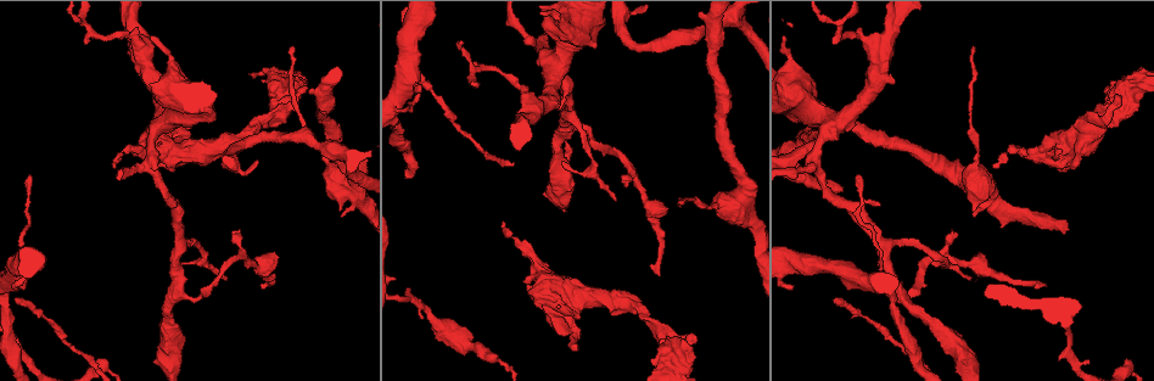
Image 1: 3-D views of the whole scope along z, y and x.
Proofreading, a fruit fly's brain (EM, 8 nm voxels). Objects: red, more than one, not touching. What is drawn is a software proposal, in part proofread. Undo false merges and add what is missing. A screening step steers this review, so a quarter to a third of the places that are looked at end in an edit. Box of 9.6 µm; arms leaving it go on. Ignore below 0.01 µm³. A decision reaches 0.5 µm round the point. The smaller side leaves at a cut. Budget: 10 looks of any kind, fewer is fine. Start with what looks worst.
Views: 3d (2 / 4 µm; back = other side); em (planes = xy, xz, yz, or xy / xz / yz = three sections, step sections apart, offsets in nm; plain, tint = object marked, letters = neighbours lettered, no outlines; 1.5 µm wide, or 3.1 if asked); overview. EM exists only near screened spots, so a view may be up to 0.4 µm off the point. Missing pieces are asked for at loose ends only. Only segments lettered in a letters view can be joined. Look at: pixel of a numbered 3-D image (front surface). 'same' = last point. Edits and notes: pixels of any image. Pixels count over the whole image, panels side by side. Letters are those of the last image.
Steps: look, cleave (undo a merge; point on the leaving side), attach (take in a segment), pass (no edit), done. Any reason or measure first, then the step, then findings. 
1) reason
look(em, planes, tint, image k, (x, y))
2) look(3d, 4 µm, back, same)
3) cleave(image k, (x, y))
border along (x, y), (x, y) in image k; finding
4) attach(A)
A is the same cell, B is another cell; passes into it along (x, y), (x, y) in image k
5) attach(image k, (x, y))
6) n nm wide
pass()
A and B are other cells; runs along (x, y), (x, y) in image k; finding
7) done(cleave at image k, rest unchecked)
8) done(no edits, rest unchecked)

thin end
look(em, planes, tint, image 1, (266, 285))

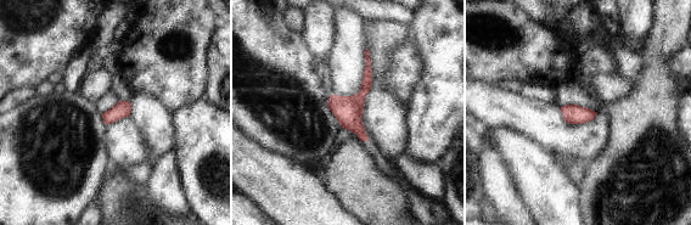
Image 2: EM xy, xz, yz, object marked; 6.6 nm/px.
see the neighbours
look(em, planes, letters, same)

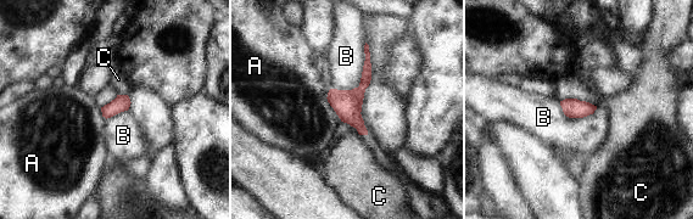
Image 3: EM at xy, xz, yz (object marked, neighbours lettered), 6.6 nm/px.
pass()
A, B and C are other cells; no lettered segment goes on from it

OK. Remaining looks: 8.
an open end
look(3d, 2 µm, image 1, (502, 224))

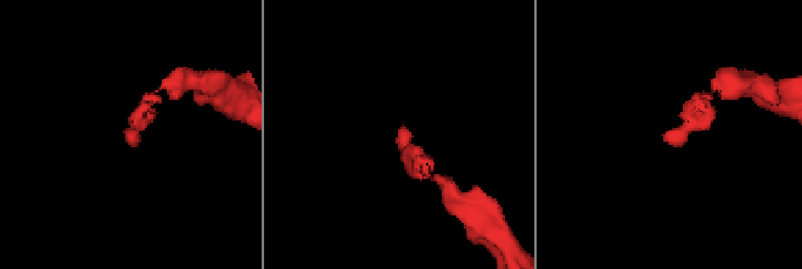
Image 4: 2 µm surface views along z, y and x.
need the tissue
look(em, xy, step 8, tint, image 4, (402, 135))

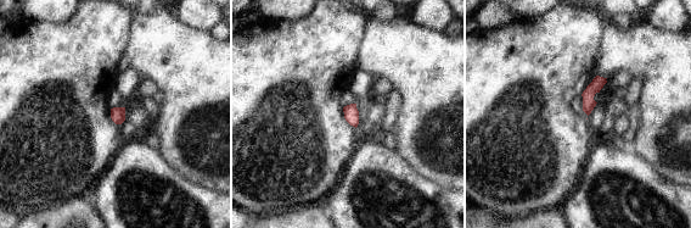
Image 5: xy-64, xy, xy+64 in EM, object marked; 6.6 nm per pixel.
another direction
look(em, planes, letters, same)

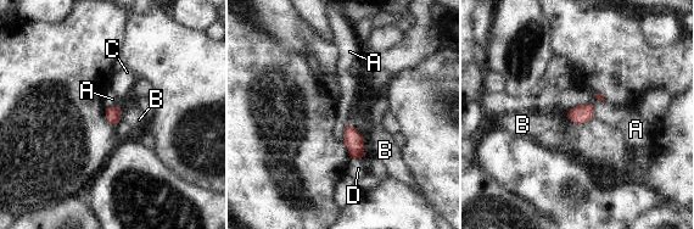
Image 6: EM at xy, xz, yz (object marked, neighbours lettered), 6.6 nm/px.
pass()
A, B, C and D are other cells; no lettered segment goes on from it

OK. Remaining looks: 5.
thin arm on a thick one
look(em, planes, letters, image 1, (882, 266))

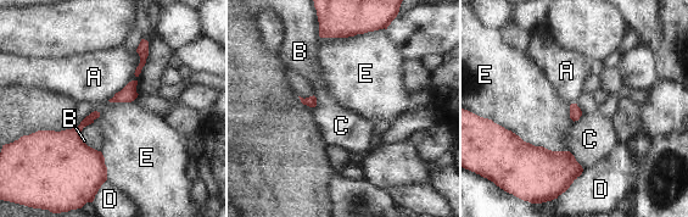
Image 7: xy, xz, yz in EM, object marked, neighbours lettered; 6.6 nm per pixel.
pass()
A, B, C, D and E are other cells; runs along (144, 44), (134, 83), (116, 99) in image 7; continuous, no second cell

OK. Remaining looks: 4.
look(em, planes, letters, image 1, (576, 348))

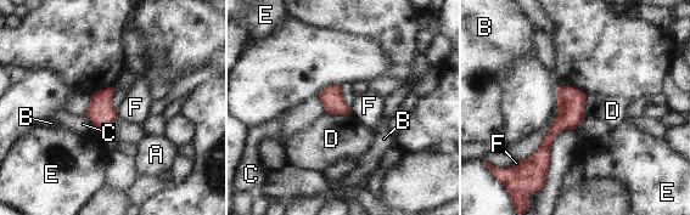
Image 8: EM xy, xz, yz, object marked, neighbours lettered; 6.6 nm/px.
pass()
A, B, C, D, E and F are other cells; no lettered segment goes on from it

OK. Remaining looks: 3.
done(no edits, rest unchecked)

